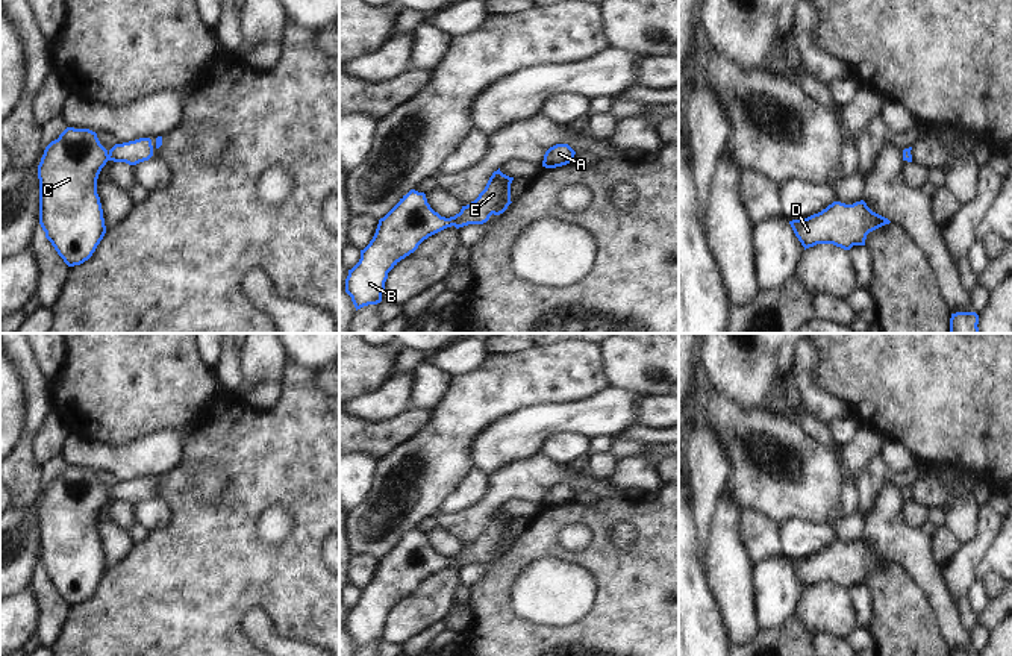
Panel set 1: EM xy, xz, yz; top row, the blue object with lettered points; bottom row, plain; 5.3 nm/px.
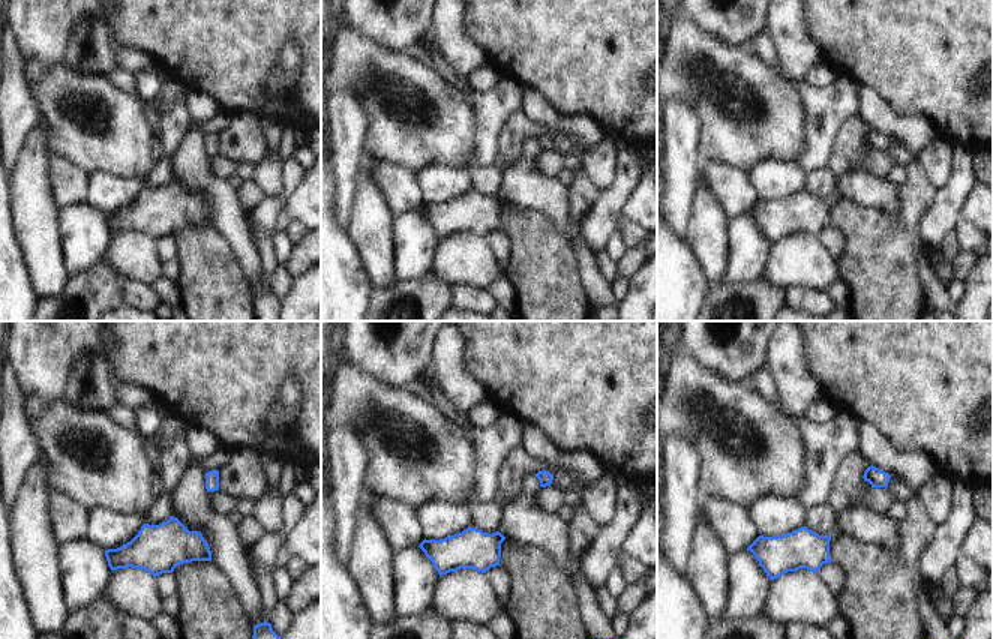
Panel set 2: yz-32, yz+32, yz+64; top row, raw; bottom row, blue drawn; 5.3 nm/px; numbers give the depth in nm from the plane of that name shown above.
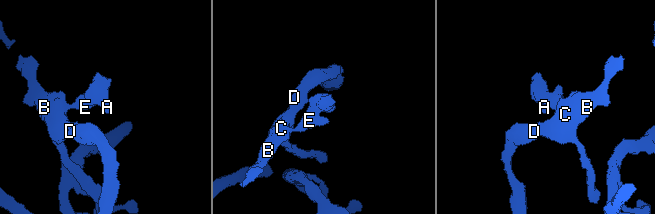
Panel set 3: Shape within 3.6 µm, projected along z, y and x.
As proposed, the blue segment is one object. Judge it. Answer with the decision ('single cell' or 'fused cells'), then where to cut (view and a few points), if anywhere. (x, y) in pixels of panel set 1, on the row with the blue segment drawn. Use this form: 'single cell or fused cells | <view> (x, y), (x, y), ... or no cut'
single cell | no cut

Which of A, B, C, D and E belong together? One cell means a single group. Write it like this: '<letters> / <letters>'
A B C D E

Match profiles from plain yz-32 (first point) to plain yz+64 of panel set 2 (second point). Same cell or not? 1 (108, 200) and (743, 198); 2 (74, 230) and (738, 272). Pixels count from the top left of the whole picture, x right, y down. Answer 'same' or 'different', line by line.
1: different
2: same

